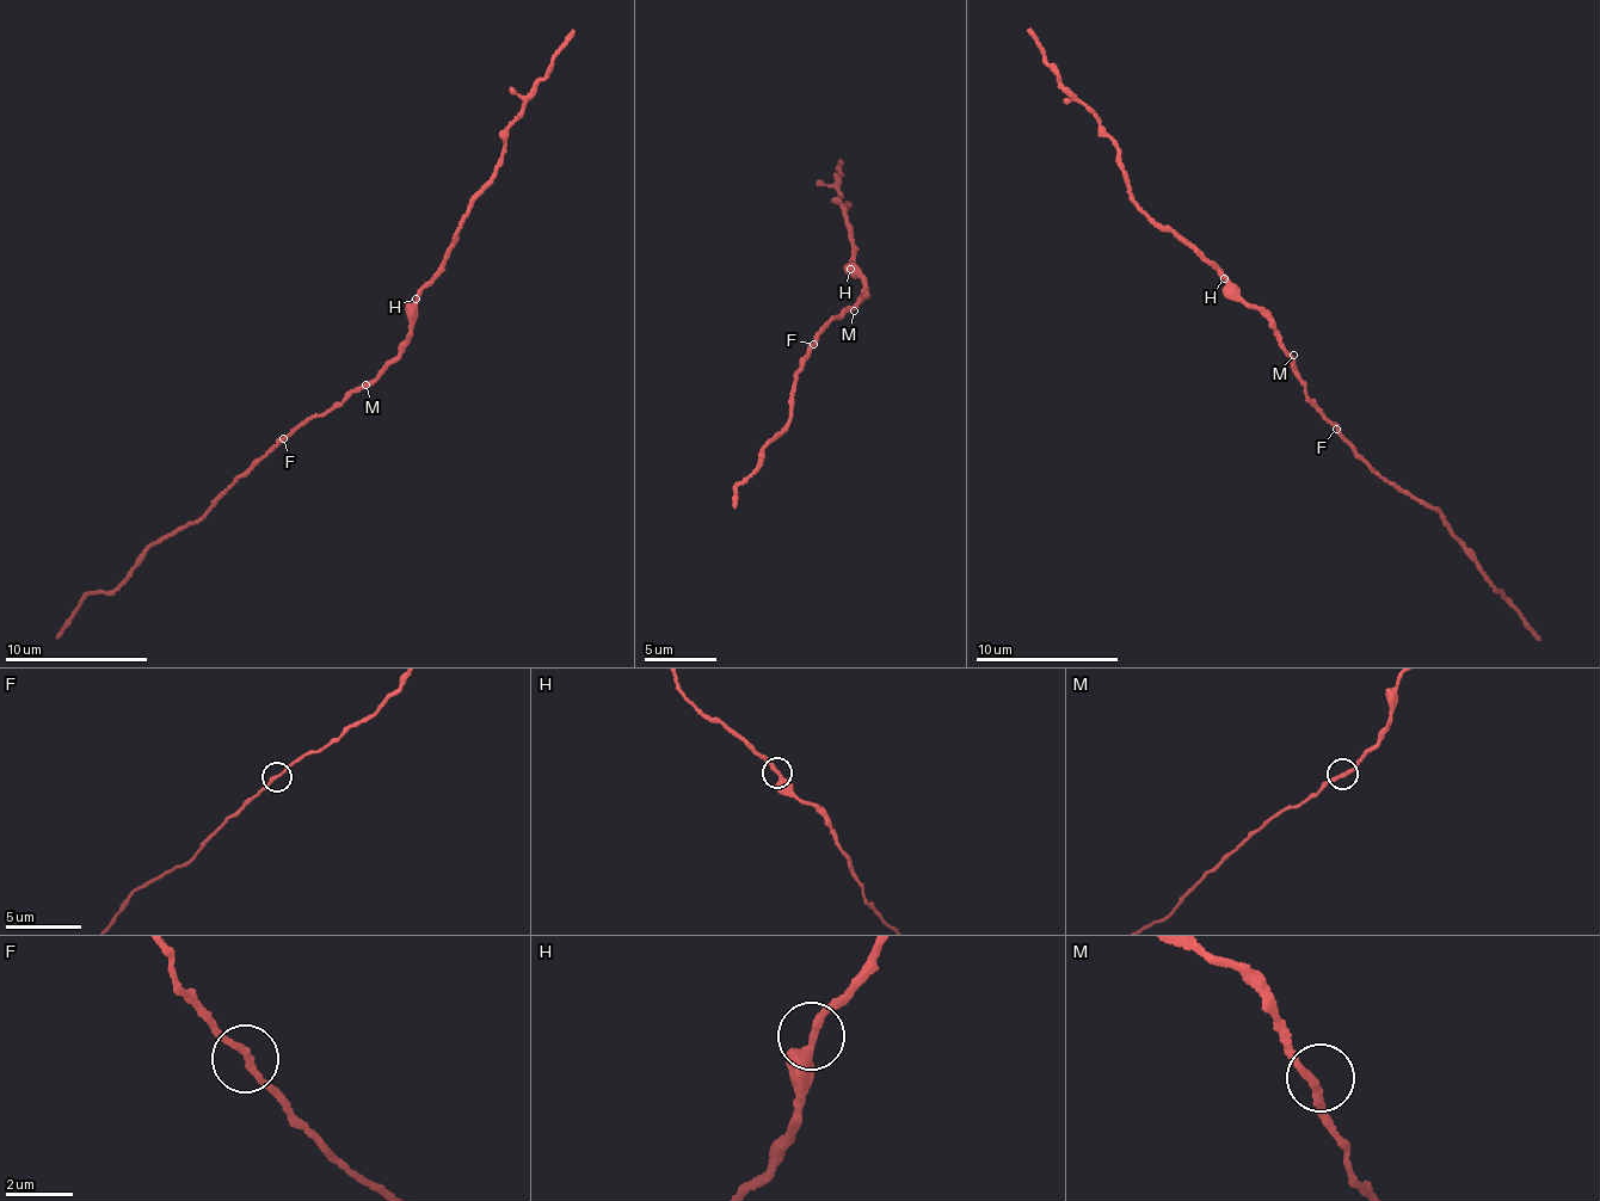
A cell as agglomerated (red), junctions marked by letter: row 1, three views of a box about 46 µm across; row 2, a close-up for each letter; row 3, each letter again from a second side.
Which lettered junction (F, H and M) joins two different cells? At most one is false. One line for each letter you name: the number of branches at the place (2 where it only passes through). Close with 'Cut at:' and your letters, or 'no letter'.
H: Branches: 2
Cut at: H

